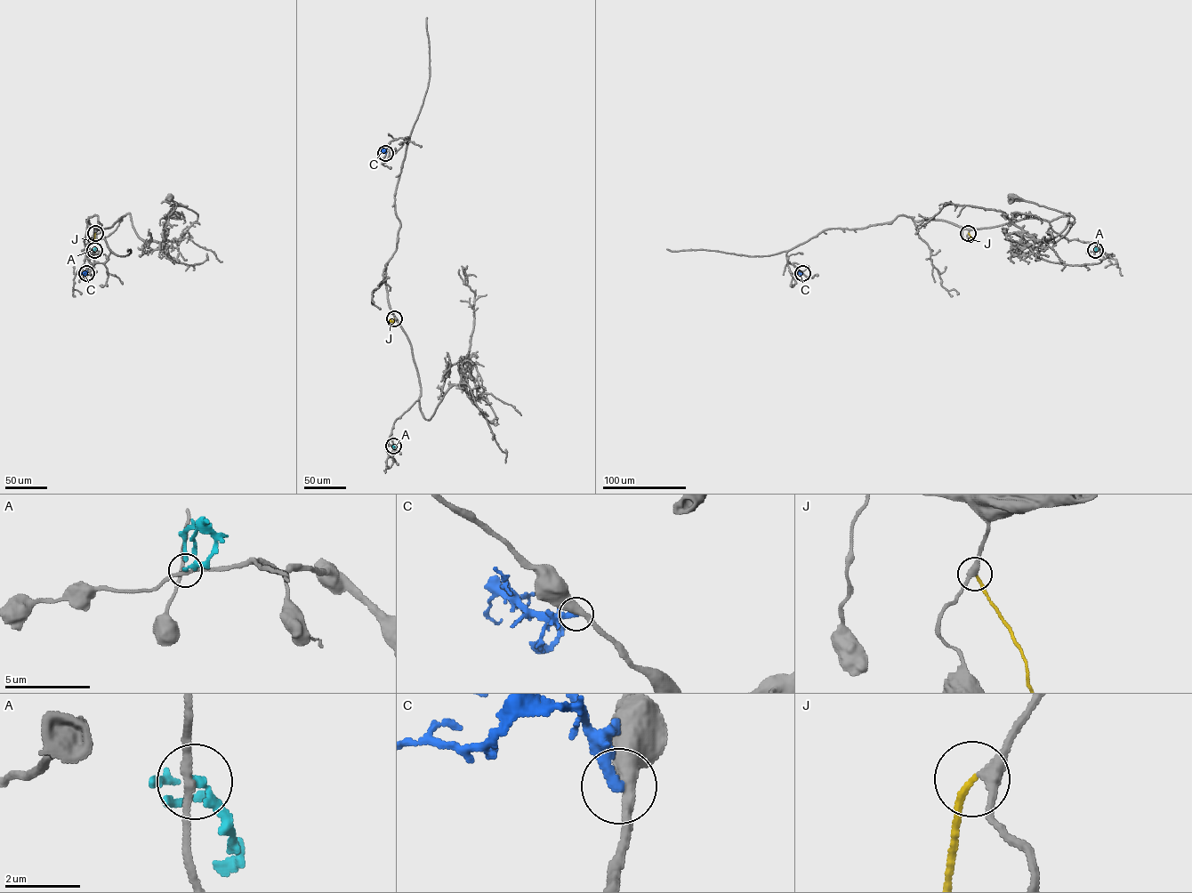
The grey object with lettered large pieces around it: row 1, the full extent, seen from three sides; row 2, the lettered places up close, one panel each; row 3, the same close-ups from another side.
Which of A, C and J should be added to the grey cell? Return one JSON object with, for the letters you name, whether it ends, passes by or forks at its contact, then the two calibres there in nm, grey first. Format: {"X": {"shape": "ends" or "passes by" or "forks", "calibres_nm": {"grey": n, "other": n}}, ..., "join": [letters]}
{"J": {"shape": "ends", "calibres_nm": {"grey": 320, "other": 160}}, "join": ["J"]}

